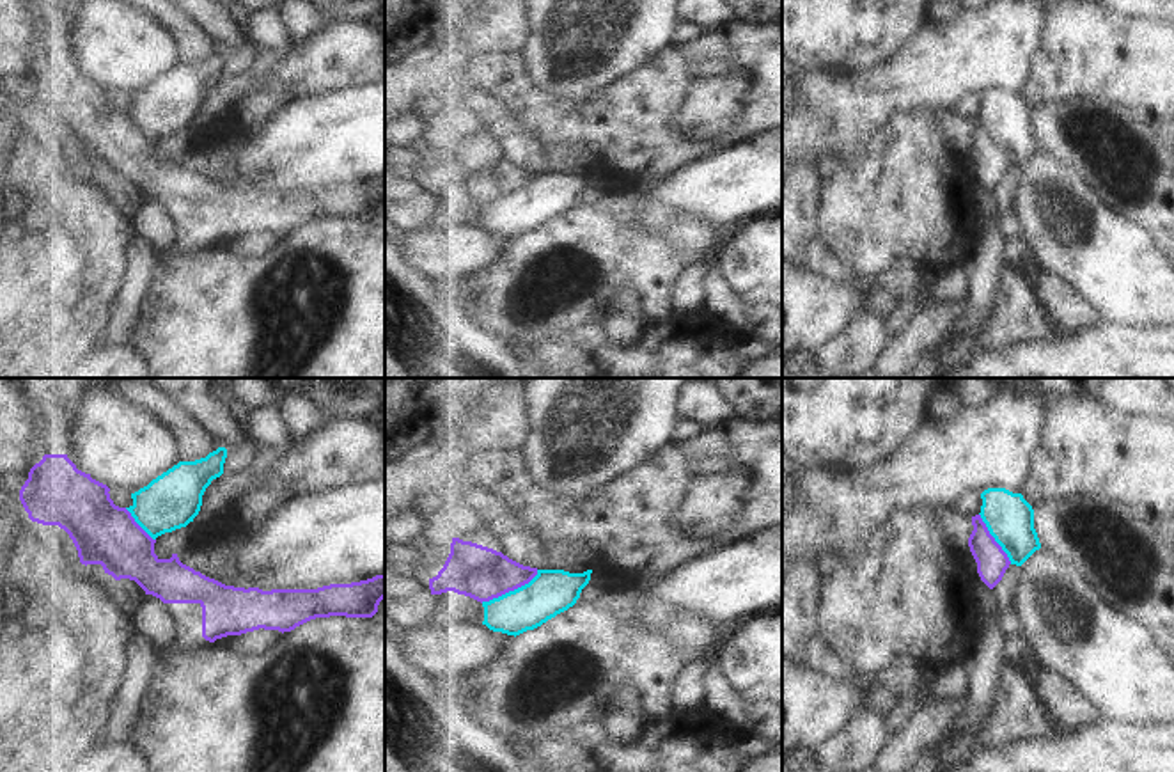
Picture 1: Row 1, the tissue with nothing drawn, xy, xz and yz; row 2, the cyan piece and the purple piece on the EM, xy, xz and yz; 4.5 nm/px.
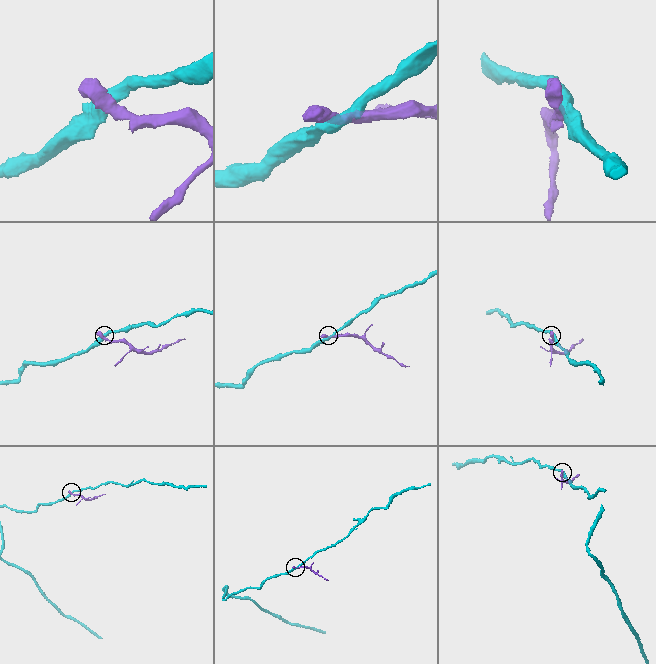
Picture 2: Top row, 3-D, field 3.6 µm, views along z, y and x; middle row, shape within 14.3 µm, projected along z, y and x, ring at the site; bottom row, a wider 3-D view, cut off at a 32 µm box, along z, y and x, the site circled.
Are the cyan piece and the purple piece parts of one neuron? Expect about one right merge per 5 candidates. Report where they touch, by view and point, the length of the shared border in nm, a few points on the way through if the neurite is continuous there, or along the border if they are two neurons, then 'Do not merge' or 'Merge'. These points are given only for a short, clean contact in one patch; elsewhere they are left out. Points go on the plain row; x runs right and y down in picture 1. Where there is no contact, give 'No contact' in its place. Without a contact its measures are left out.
Touches cyan at xz (509, 194). Shared border 300 nm. Boundary: xz (538, 173), (527, 185), (481, 204). Do not merge

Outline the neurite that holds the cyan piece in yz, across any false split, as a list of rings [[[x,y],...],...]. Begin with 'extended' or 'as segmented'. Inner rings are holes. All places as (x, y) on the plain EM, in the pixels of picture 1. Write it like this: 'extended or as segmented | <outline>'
as segmented | [[[988,91],[981,96],[981,121],[990,137],[1007,156],[1011,167],[1021,169],[1041,151],[1034,131],[1034,112],[1021,96]]]

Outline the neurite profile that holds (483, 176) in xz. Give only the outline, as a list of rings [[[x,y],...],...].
[[[452,140],[450,156],[436,179],[431,197],[454,193],[477,204],[489,204],[528,186],[537,170],[523,169],[493,151]]]

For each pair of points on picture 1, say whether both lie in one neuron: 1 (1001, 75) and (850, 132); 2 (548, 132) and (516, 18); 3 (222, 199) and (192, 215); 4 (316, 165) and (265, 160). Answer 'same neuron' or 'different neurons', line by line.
1: same neuron
2: different neurons
3: same neuron
4: same neuron

